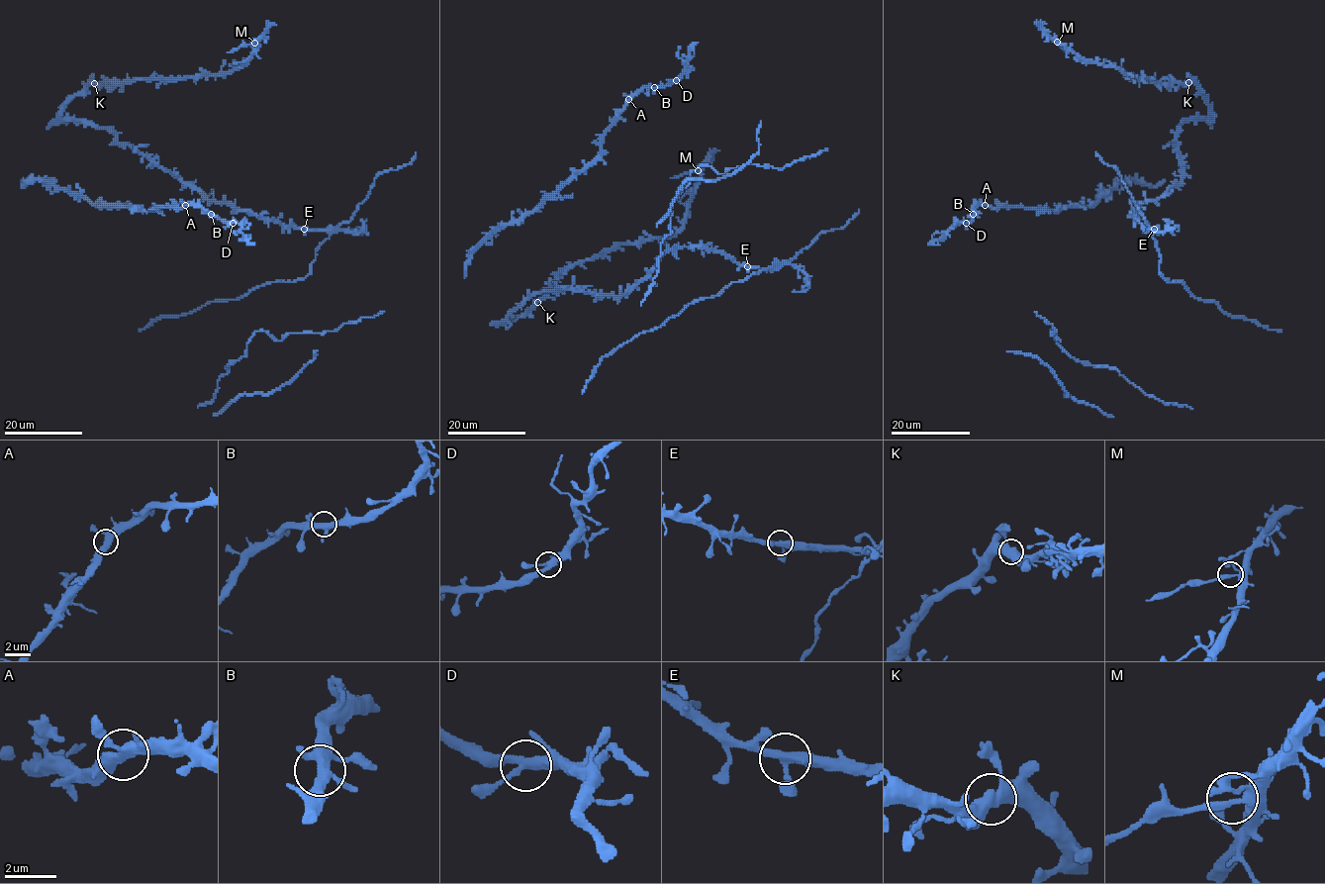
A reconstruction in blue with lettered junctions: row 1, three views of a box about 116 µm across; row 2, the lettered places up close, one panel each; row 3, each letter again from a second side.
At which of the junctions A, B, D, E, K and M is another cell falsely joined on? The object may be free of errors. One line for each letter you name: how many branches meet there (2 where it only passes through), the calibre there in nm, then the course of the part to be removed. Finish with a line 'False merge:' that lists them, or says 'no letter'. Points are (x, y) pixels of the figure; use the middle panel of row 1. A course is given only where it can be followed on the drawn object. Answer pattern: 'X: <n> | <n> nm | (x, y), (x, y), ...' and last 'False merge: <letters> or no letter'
False merge: no letter

